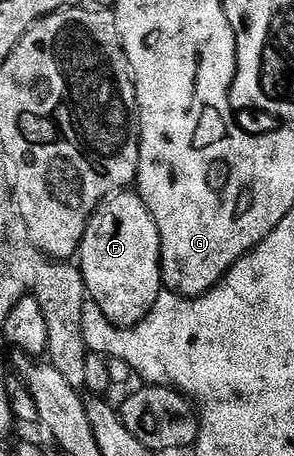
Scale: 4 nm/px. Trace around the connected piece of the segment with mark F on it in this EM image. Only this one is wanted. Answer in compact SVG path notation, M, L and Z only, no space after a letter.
M115 192L91 215L91 223L85 228L83 243L79 245L77 266L83 276L83 285L90 301L101 308L104 316L115 326L130 328L136 326L153 308L164 289L163 273L159 263L159 233L149 208L135 192Z

